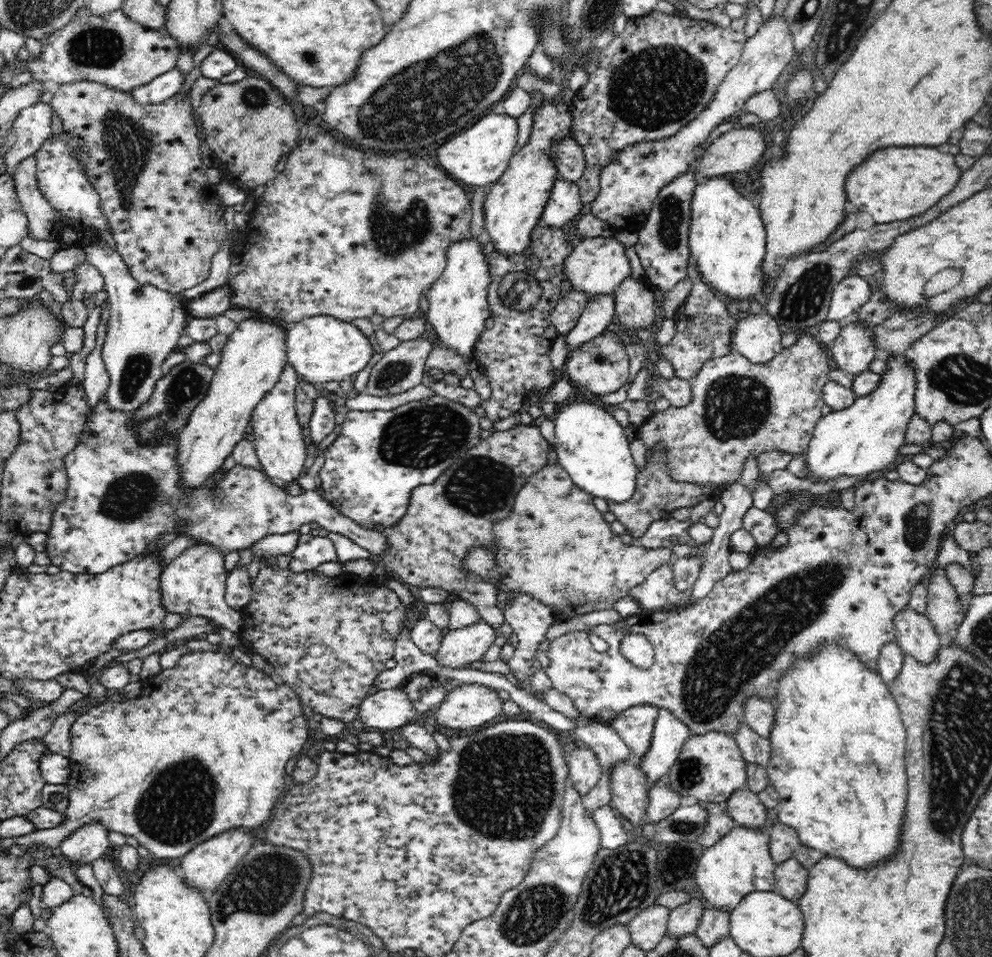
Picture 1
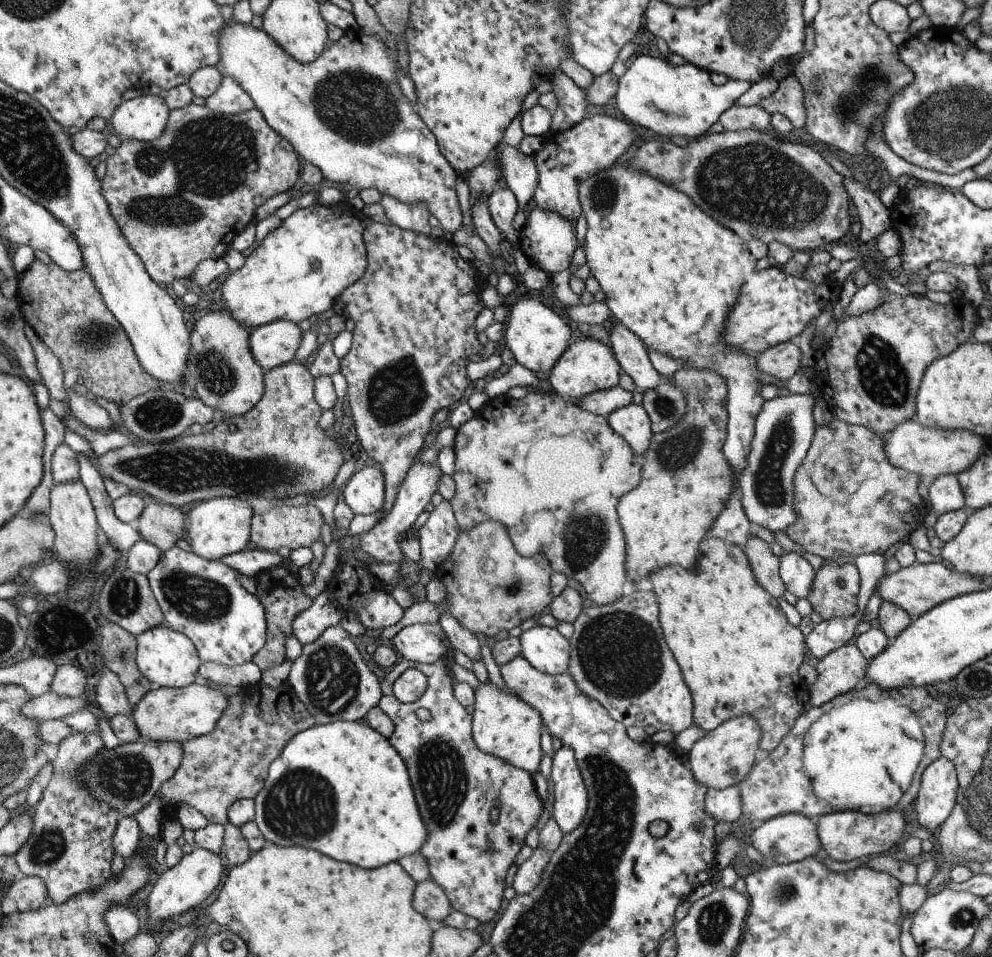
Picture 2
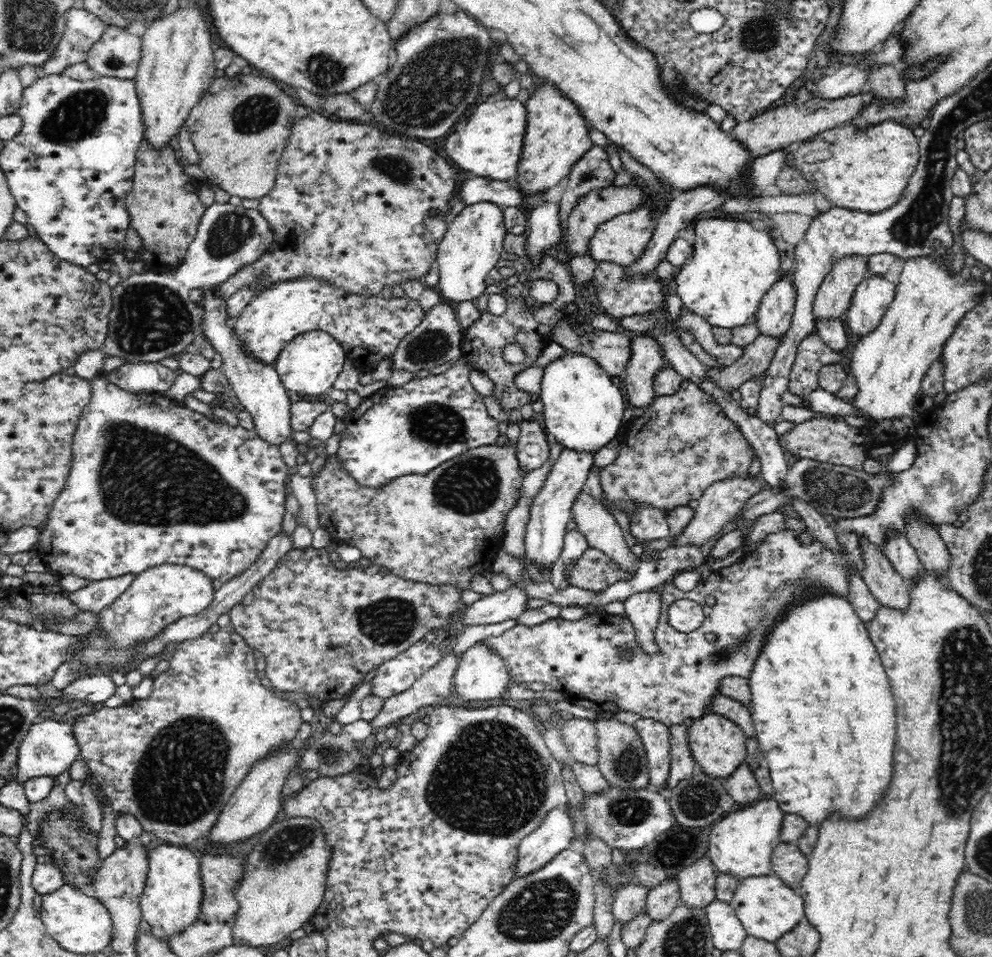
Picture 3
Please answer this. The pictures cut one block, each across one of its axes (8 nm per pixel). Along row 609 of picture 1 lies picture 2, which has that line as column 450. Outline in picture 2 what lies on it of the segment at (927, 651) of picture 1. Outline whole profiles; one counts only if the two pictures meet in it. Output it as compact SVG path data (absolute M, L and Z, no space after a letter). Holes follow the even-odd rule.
M431 879L415 884L411 904L414 910L434 926L439 925L452 910L443 889Z

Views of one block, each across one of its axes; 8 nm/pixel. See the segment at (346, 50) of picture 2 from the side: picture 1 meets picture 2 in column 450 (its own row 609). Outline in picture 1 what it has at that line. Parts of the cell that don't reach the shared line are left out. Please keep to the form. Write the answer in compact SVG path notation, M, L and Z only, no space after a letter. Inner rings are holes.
M210 543L190 544L174 560L164 566L161 575L162 605L167 613L180 616L202 617L211 619L214 623L241 634L244 627L243 614L233 611L225 600L226 579L228 569L224 565L225 556L218 547Z

